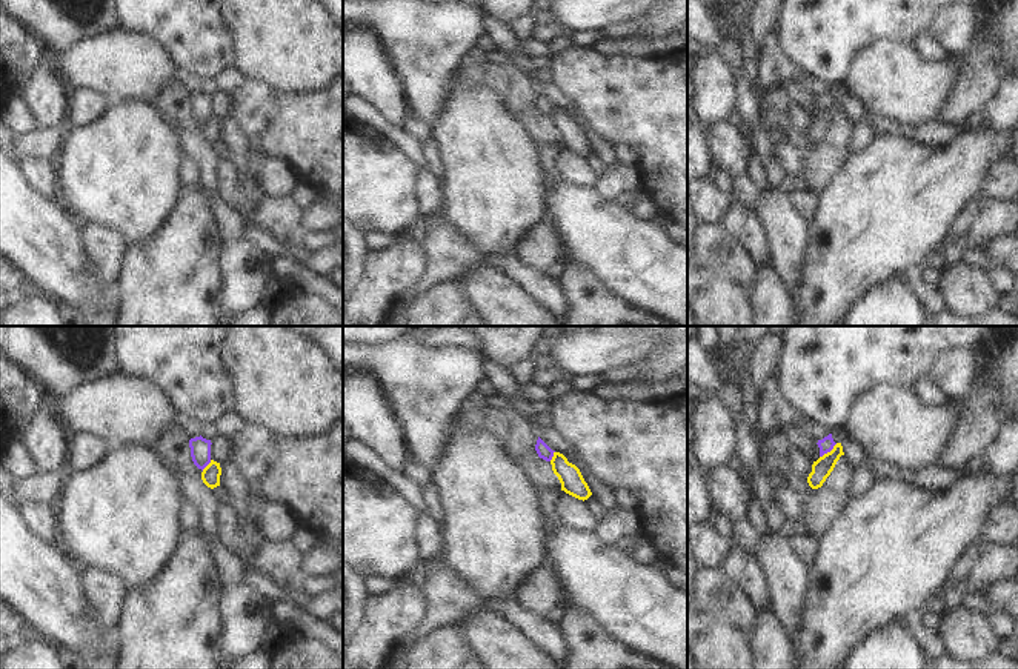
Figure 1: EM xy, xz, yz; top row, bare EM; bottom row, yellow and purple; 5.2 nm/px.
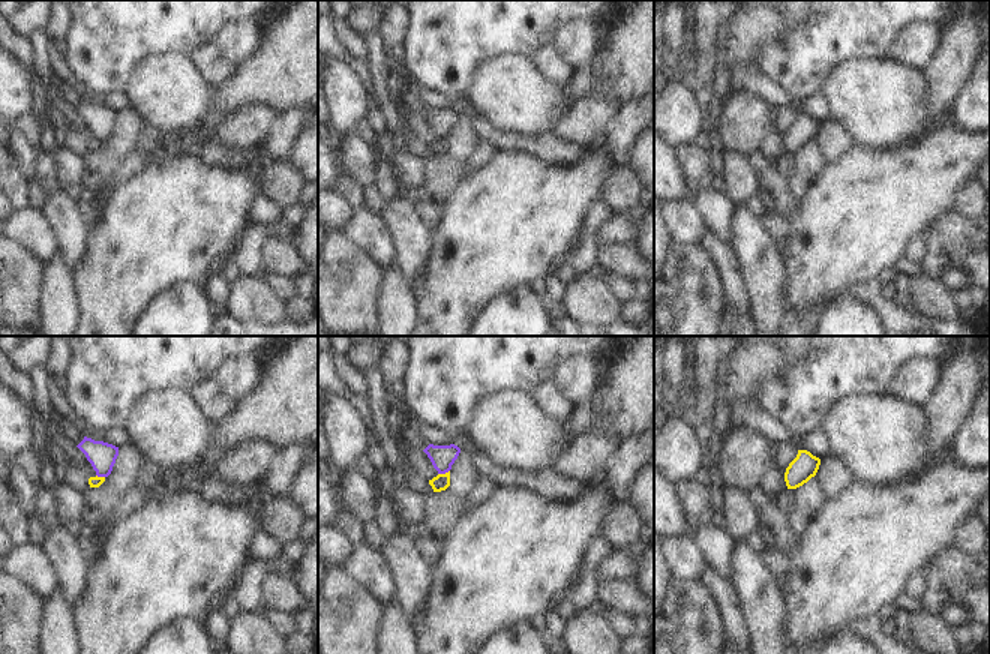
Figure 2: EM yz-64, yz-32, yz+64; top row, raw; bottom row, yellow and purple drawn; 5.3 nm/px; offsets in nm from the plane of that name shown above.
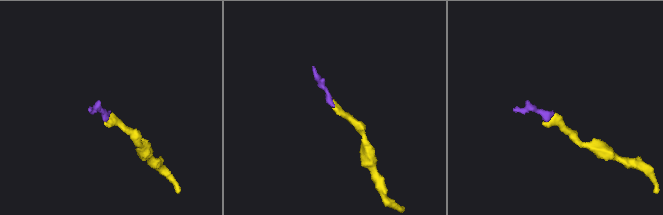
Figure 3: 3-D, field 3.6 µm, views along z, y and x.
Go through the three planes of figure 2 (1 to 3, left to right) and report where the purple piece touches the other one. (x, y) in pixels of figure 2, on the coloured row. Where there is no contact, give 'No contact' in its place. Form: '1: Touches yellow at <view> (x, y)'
1: Touches yellow at yz-64 (101, 477)
2: Touches yellow at yz-32 (443, 474)
3: No contact

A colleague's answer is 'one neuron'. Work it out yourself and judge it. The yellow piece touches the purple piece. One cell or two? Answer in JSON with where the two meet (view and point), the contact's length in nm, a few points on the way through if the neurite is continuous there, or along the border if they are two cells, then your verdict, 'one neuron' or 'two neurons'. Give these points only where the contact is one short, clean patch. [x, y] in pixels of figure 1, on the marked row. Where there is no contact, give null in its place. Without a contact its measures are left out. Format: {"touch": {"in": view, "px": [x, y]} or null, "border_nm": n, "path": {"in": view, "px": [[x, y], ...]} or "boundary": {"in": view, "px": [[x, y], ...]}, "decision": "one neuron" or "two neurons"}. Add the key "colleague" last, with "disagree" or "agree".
{"touch": {"in": "yz", "px": [828, 452]}, "border_nm": 120, "boundary": {"in": "yz", "px": [[837, 443], [820, 457]]}, "decision": "two neurons", "colleague": "disagree"}

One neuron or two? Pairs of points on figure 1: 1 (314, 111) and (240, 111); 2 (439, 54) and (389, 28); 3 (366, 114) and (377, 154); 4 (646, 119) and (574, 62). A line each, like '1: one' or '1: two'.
1: one
2: one
3: two
4: one

